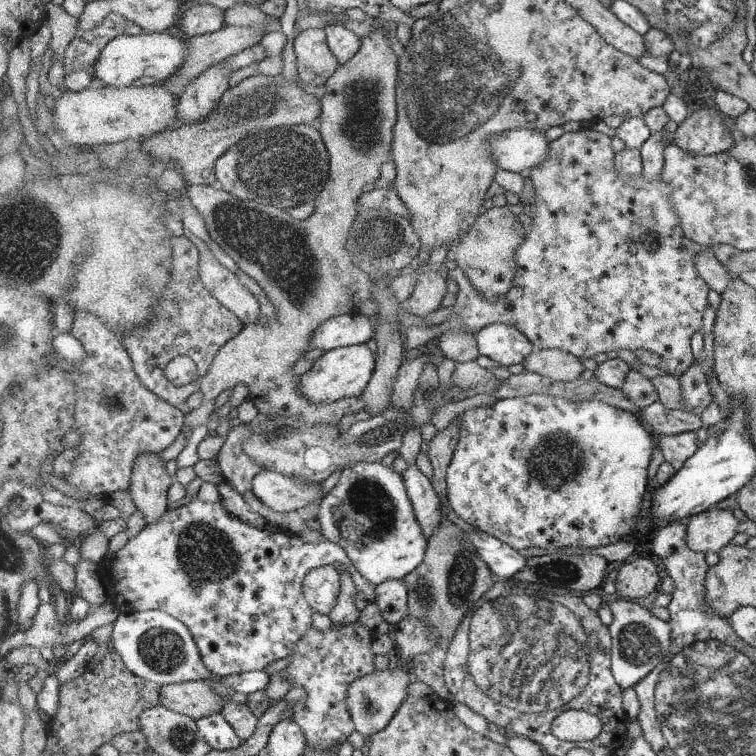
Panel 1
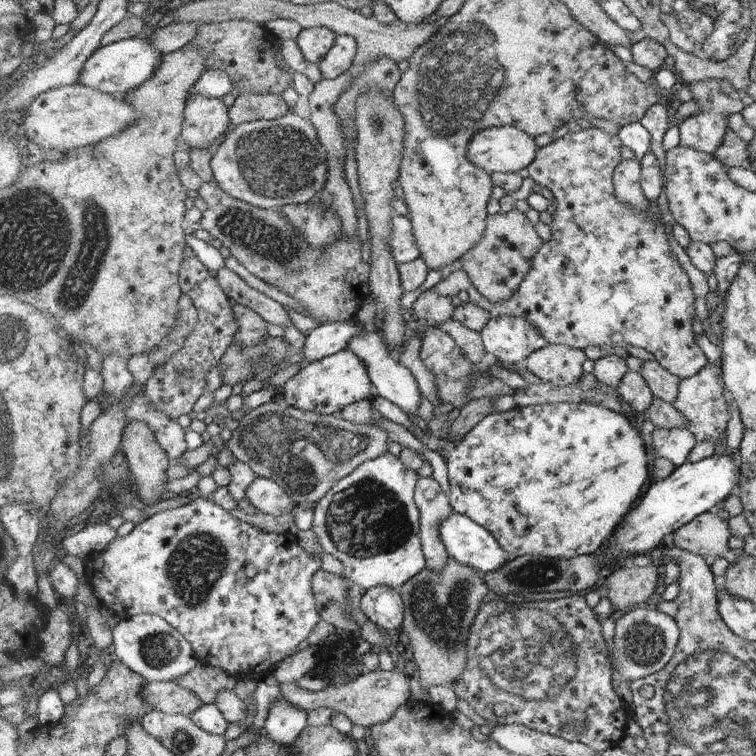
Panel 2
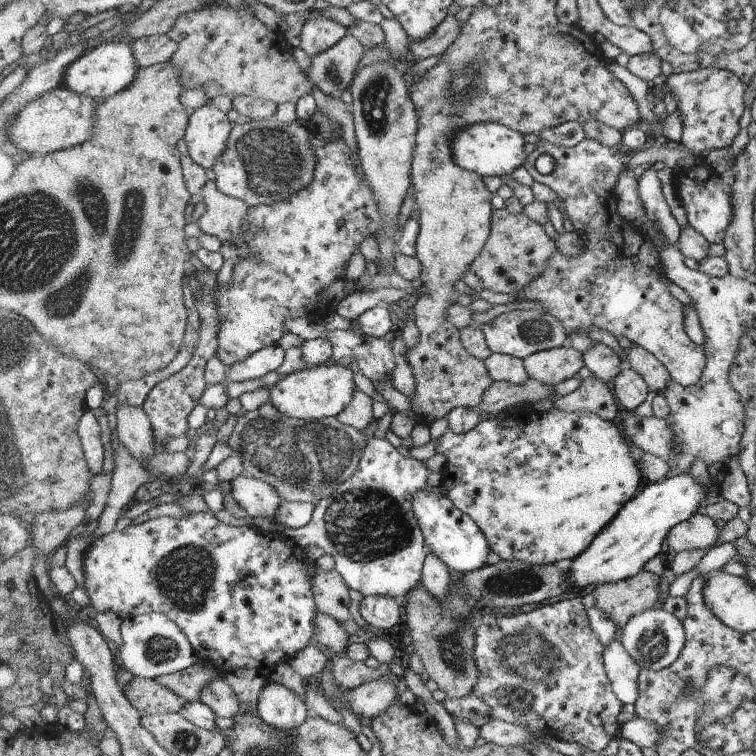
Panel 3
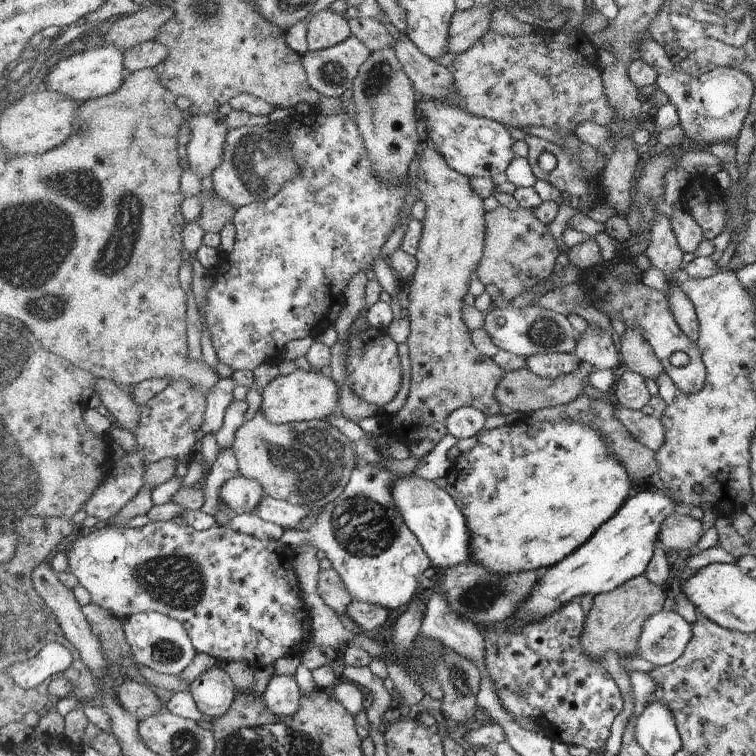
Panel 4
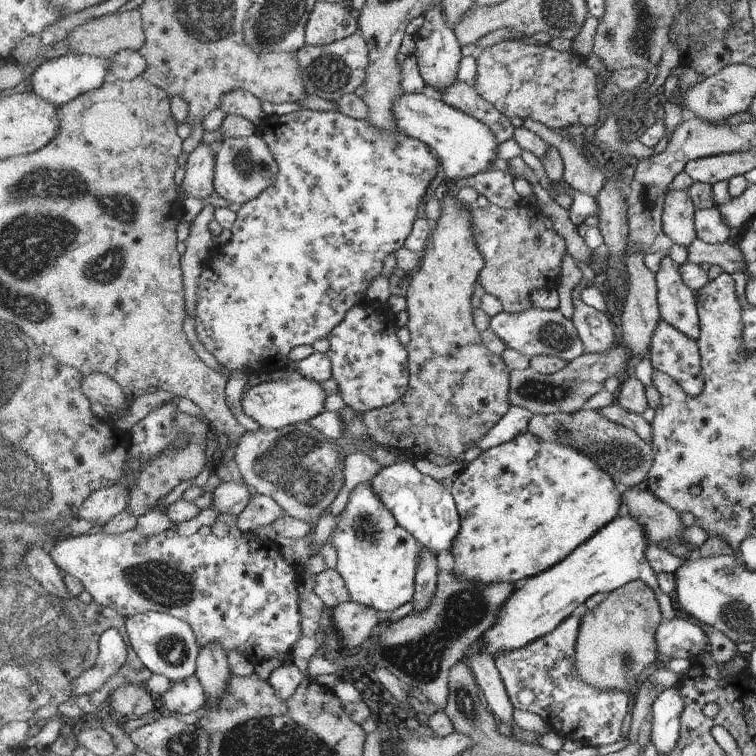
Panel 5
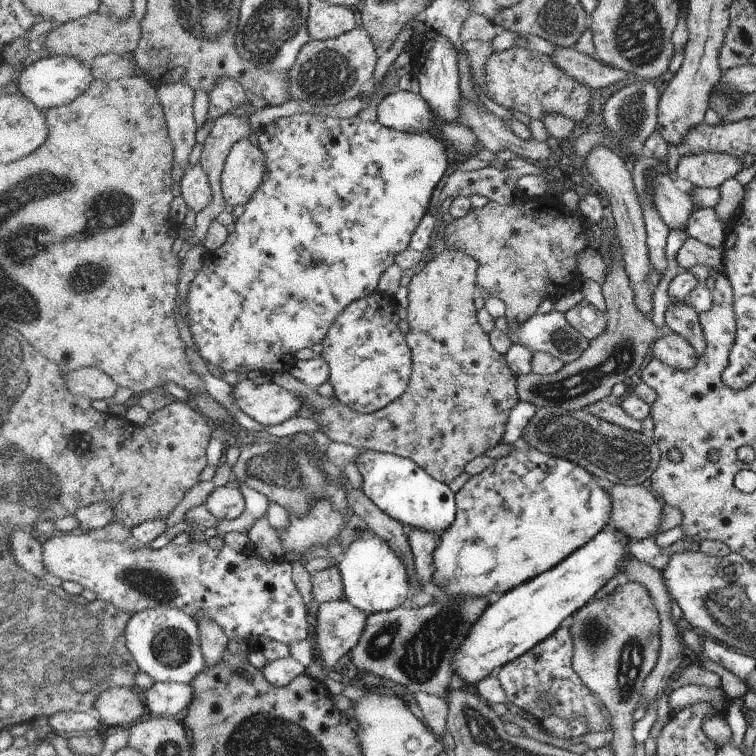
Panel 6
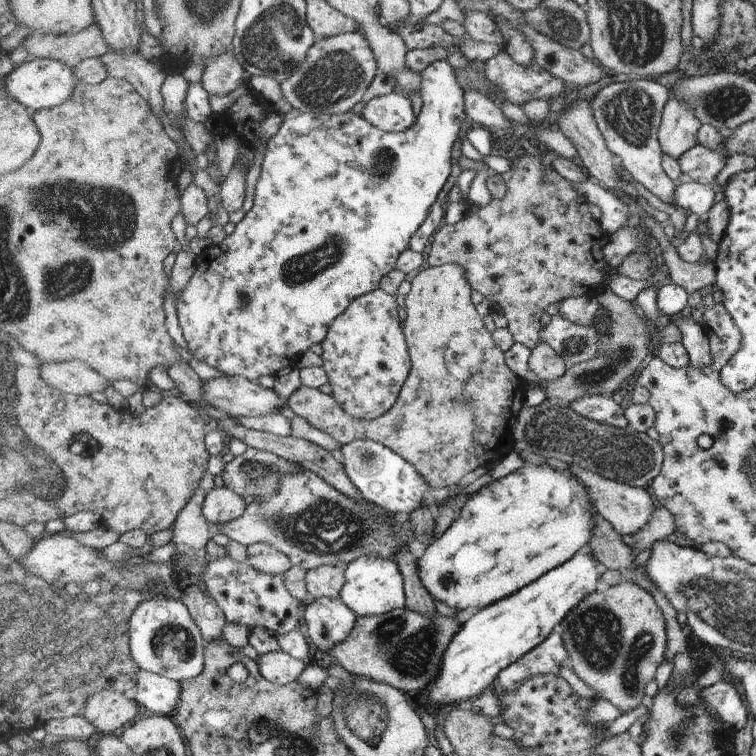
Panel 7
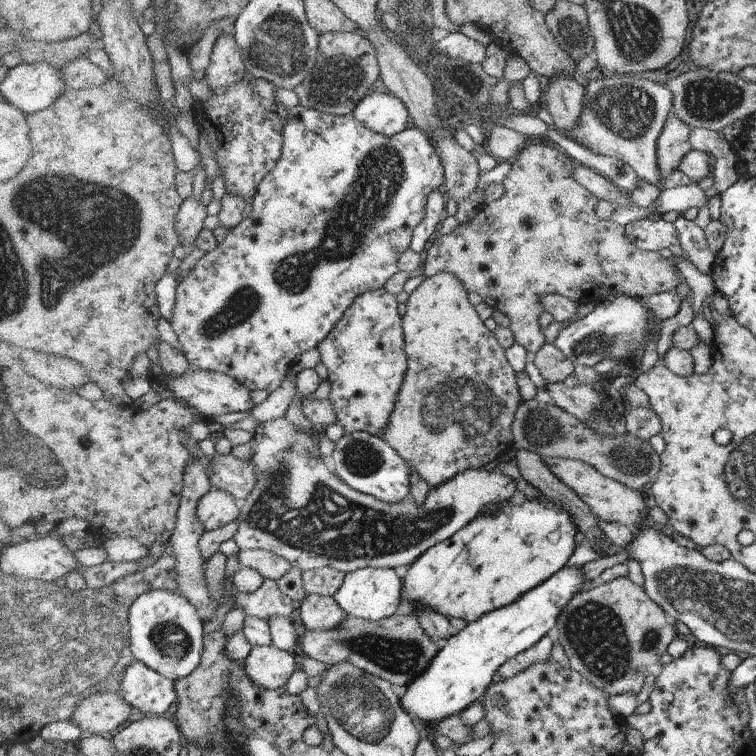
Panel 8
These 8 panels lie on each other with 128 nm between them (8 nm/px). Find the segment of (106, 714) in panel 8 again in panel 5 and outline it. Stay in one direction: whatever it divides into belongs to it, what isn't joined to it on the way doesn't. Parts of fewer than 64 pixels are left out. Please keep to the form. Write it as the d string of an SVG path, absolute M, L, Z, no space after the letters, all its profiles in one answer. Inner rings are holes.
M122 685L112 694L111 699L111 708L126 720L142 718L156 709L152 691L145 685Z

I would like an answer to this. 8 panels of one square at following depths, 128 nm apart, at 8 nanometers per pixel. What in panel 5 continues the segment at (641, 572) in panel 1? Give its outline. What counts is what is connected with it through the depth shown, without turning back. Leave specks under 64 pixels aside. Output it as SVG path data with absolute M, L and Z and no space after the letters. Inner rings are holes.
M637 579L610 592L606 600L602 600L593 610L588 610L581 618L580 635L577 637L576 645L576 671L580 679L596 689L615 689L628 693L630 687L640 683L650 669L659 662L656 633L660 620L664 618L660 614L656 594L644 581Z

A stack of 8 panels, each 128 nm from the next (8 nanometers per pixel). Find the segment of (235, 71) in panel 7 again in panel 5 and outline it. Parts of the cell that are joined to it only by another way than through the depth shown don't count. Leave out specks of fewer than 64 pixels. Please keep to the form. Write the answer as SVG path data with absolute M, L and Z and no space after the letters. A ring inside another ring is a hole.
M234 90L222 96L221 110L226 115L239 115L250 120L254 126L259 126L266 118L261 101L250 92Z

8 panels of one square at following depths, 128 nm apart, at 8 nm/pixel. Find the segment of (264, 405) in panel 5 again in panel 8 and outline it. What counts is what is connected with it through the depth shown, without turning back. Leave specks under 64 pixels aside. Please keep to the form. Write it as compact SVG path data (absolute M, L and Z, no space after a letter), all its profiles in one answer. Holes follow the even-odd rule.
M193 368L188 370L184 376L170 377L168 380L168 388L170 388L171 395L191 407L198 409L207 420L220 416L221 414L230 414L230 412L250 411L253 407L251 405L251 390L249 387L243 385L239 380L234 380L234 377L228 376L223 372Z

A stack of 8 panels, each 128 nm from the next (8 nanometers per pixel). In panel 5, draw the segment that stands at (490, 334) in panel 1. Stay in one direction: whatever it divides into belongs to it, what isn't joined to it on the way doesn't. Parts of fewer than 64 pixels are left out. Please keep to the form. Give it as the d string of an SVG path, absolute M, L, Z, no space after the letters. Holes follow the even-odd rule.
M531 307L520 313L503 311L491 318L489 328L496 332L507 348L520 352L528 359L537 355L551 355L570 362L583 354L583 345L574 324L556 309Z

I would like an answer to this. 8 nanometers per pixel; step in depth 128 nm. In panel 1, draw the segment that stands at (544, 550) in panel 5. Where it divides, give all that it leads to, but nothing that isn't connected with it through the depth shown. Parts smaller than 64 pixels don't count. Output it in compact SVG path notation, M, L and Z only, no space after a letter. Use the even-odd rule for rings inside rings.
M531 394L524 398L505 398L494 400L489 406L468 408L460 416L460 426L454 430L458 436L456 448L446 471L447 496L452 510L464 522L474 526L479 531L489 533L498 540L510 545L510 548L522 550L526 548L543 548L545 552L561 551L563 547L576 548L579 551L591 551L617 543L620 538L630 536L643 518L644 494L648 486L648 466L652 460L652 452L656 448L650 432L646 432L644 424L630 414L598 399L590 401L569 401L564 397L545 394Z

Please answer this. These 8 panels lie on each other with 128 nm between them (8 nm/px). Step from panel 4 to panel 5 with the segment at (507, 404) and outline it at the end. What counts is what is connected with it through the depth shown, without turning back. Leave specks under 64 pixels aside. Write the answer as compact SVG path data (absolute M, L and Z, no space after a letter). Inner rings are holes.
M615 340L613 348L606 353L583 353L570 361L564 370L552 375L541 374L531 367L512 370L509 401L515 406L526 408L532 416L580 411L592 395L604 390L604 381L608 377L622 378L624 372L633 365L633 355L629 349L620 347L618 343Z

